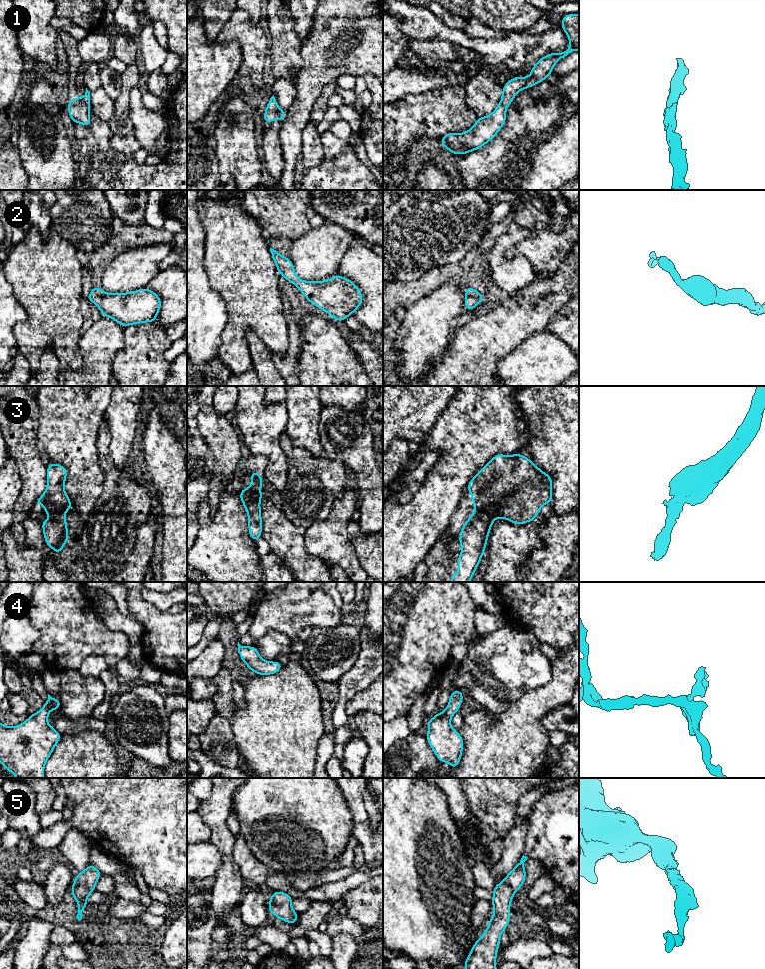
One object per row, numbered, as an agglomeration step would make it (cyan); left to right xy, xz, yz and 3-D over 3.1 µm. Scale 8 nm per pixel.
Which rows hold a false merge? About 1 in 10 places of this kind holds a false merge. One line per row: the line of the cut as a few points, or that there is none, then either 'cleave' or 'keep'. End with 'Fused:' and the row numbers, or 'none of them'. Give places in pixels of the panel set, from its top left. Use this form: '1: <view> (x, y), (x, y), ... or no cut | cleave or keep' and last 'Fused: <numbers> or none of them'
1: no cut | keep
2: no cut | keep
3: no cut | keep
4: no cut | keep
5: no cut | keep
Fused: none of them

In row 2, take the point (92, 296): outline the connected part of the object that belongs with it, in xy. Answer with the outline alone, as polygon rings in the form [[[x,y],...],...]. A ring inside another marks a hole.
[[[94,286],[87,298],[97,305],[103,316],[112,318],[122,327],[154,323],[161,308],[158,294],[146,287],[133,292],[109,294]]]

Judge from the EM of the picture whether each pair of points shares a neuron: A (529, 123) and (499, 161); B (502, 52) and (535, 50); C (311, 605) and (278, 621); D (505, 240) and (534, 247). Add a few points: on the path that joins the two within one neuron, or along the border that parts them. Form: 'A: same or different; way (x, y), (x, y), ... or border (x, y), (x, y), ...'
A: same; way (519, 131), (507, 141), (507, 151)
B: same; way (510, 50), (527, 50)
C: same; way (303, 605), (296, 605), (286, 613)
D: different; border (534, 226), (532, 236), (506, 251), (507, 260)

